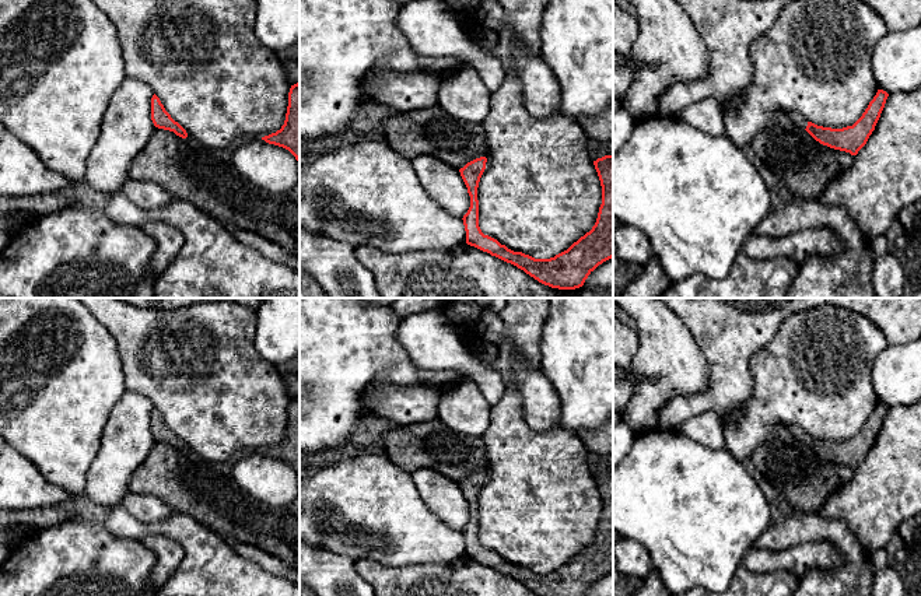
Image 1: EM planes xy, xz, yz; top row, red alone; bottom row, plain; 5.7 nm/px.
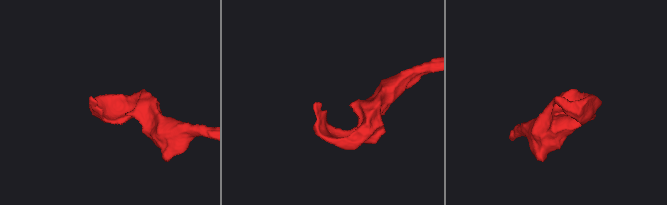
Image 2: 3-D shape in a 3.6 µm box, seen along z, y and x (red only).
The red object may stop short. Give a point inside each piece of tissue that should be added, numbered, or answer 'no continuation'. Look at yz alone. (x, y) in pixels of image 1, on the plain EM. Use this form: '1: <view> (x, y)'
1: yz (798, 433)

